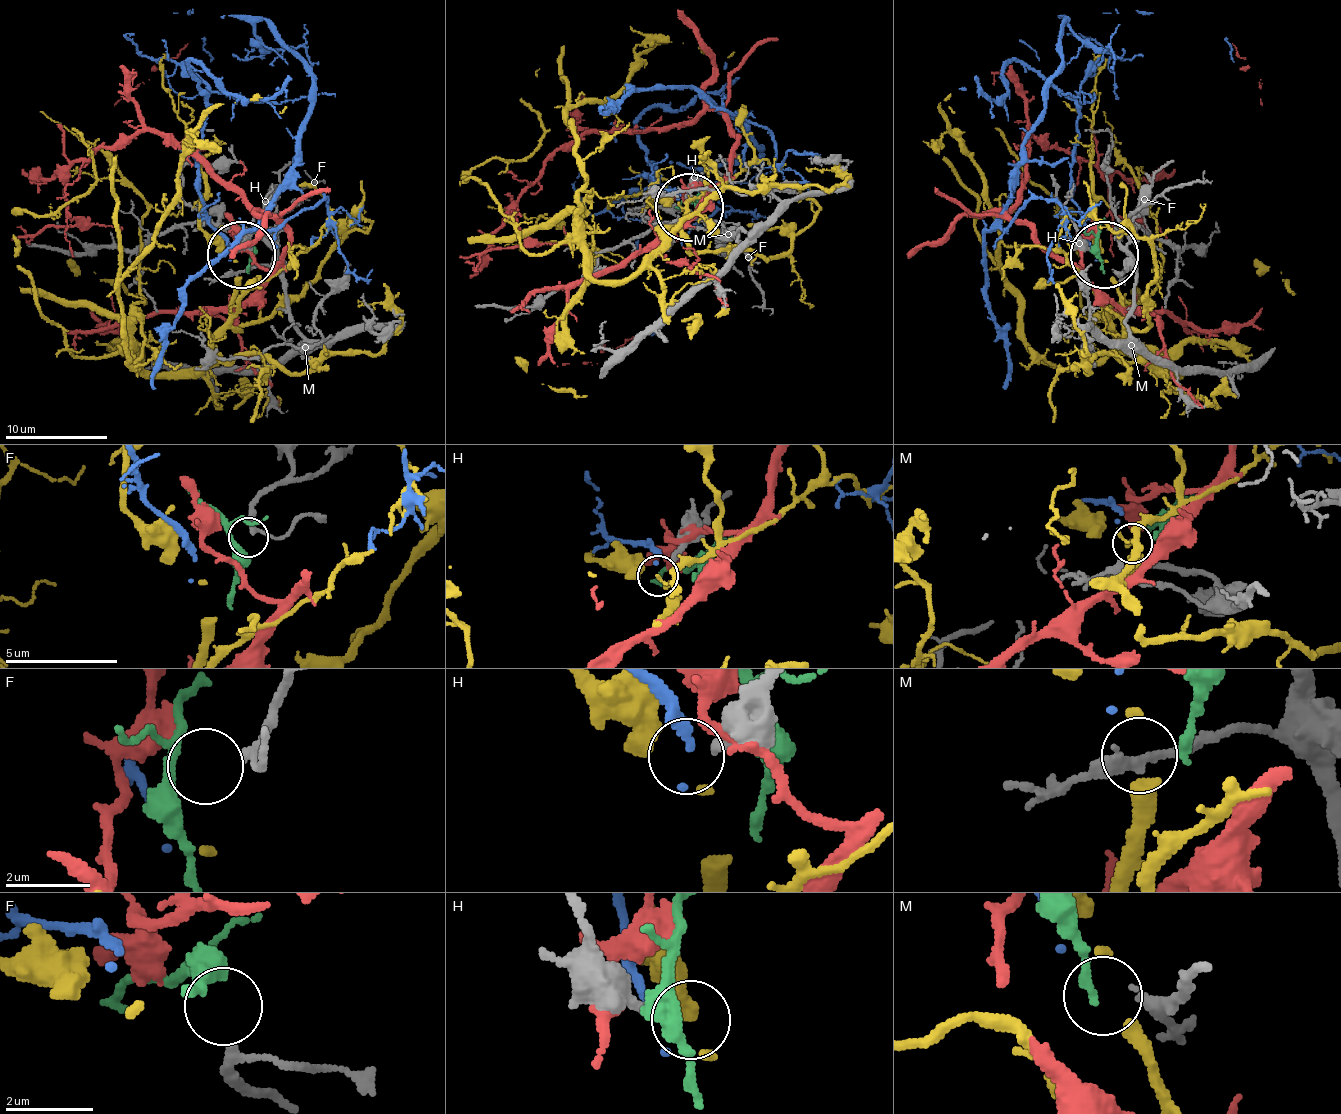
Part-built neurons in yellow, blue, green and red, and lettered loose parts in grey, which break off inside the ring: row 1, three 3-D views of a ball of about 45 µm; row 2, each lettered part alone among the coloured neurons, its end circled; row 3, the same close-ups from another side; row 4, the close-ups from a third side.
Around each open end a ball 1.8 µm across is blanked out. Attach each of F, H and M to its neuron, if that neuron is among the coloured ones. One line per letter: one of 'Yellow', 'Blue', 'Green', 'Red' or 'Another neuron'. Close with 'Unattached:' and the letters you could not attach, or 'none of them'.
F: Another neuron
H: Yellow
M: Another neuron
Unattached: F, M

